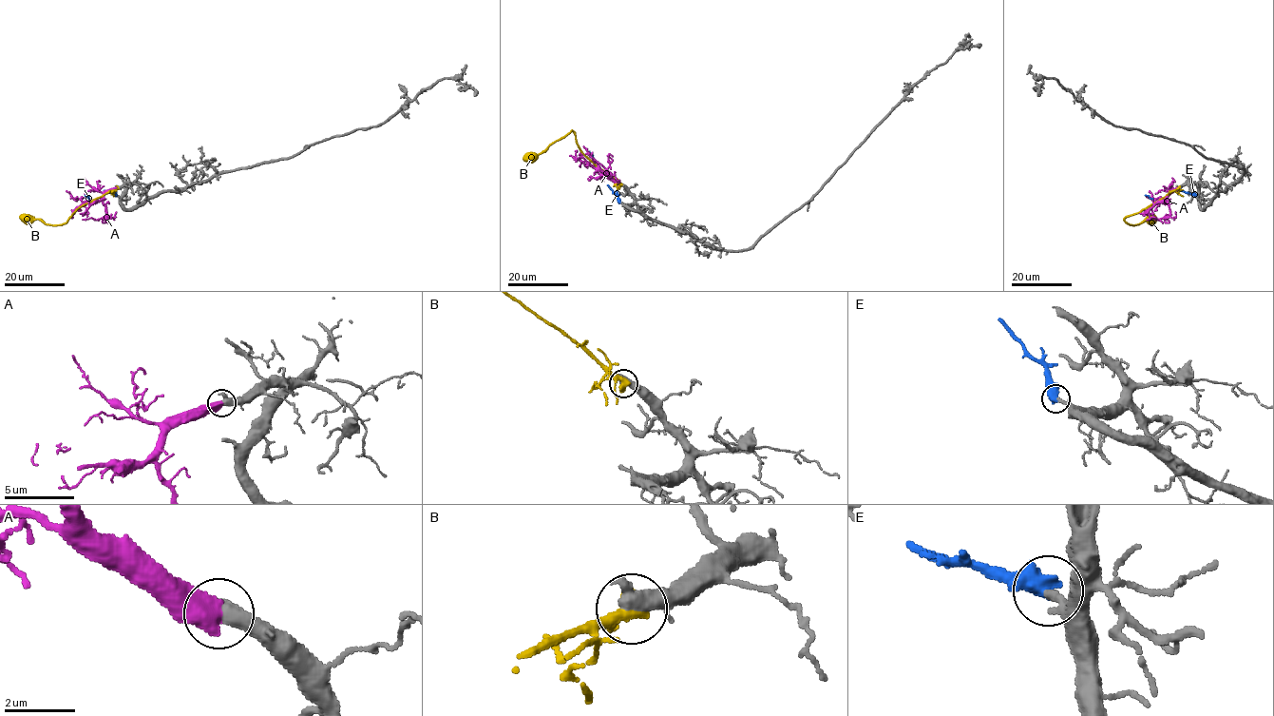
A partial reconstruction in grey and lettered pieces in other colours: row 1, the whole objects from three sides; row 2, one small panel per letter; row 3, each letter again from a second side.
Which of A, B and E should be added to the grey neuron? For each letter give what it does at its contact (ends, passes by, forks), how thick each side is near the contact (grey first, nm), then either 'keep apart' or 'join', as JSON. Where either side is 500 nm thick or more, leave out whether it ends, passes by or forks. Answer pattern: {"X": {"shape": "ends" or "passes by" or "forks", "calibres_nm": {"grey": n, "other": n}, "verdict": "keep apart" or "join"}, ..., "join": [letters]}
{"A": {"calibres_nm": {"grey": 550, "other": 600}, "verdict": "join"}, "B": {"calibres_nm": {"grey": 600, "other": 380}, "verdict": "keep apart"}, "E": {"calibres_nm": {"grey": 240, "other": 650}, "verdict": "keep apart"}, "join": ["A"]}

